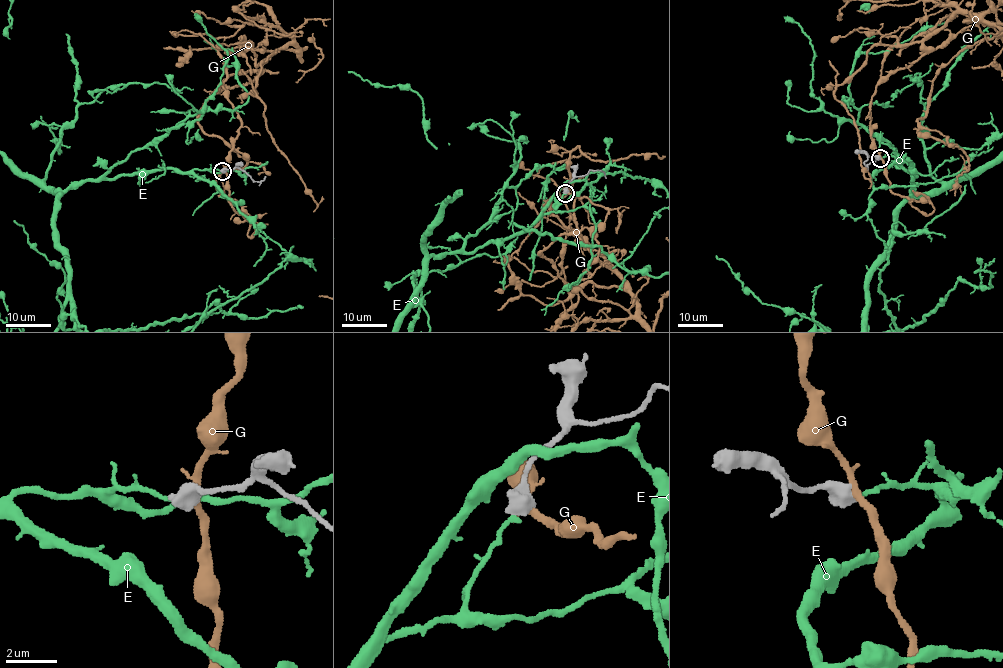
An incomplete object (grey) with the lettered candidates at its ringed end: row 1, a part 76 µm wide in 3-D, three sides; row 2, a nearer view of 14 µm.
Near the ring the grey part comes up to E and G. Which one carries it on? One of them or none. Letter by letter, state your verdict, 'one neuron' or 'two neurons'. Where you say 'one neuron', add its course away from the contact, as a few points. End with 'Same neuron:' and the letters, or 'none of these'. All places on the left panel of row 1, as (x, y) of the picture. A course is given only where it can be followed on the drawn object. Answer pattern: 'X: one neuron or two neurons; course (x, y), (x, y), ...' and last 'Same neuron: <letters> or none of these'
E: one neuron
G: two neurons
Same neuron: E

